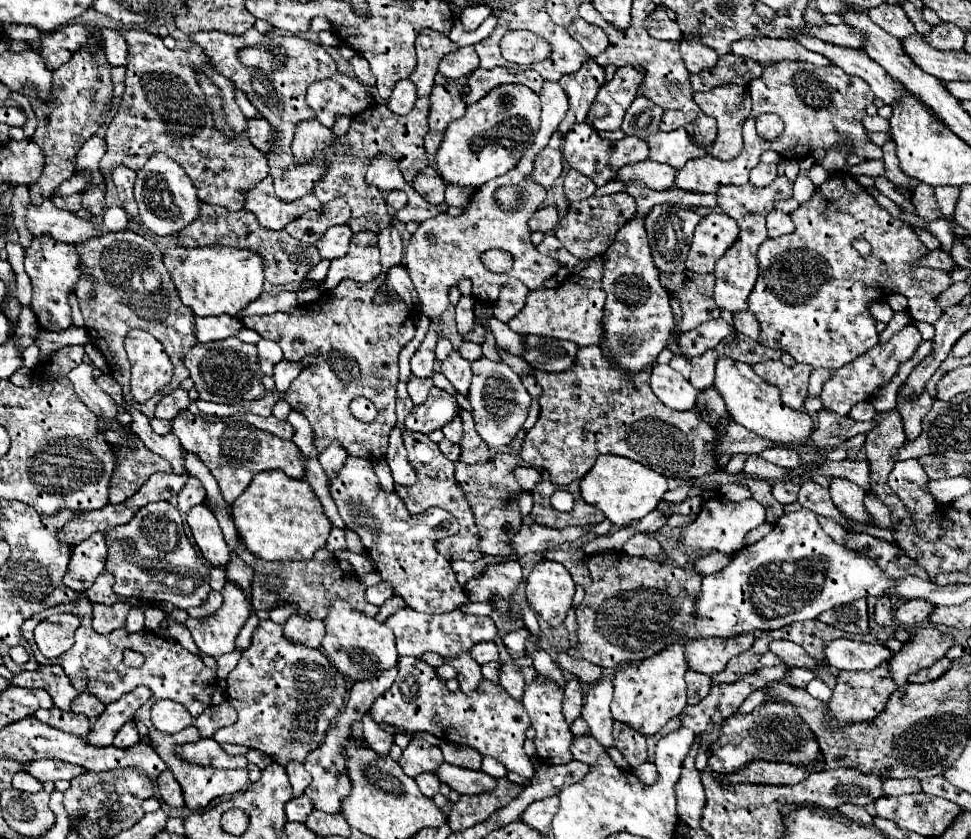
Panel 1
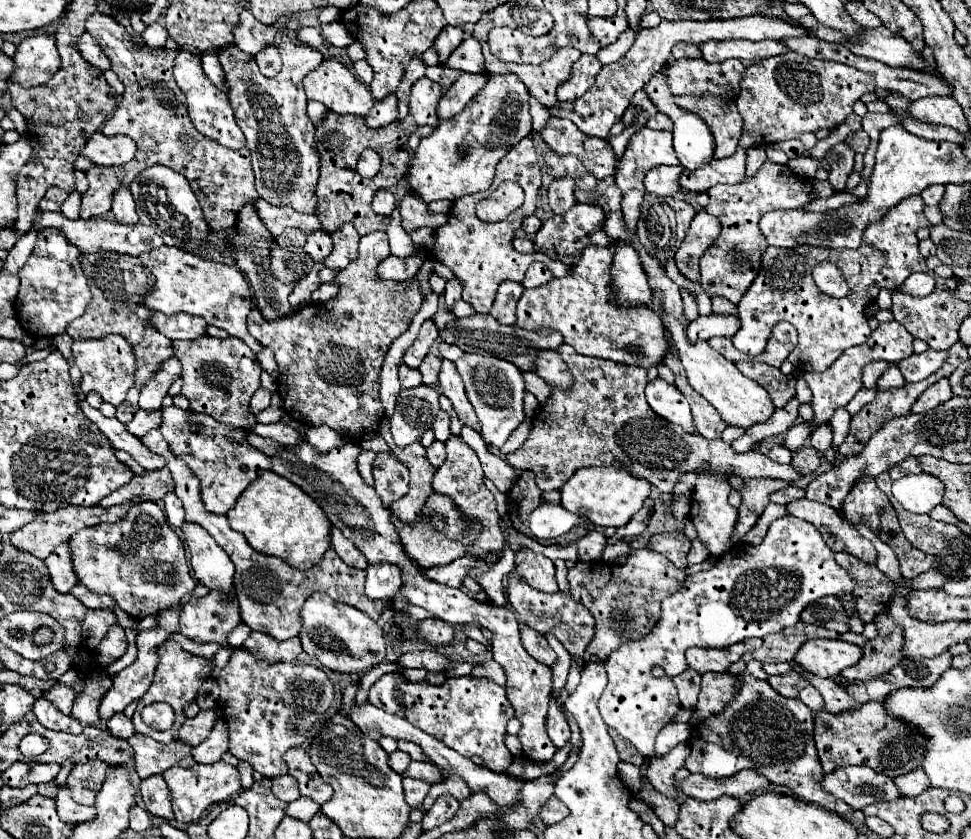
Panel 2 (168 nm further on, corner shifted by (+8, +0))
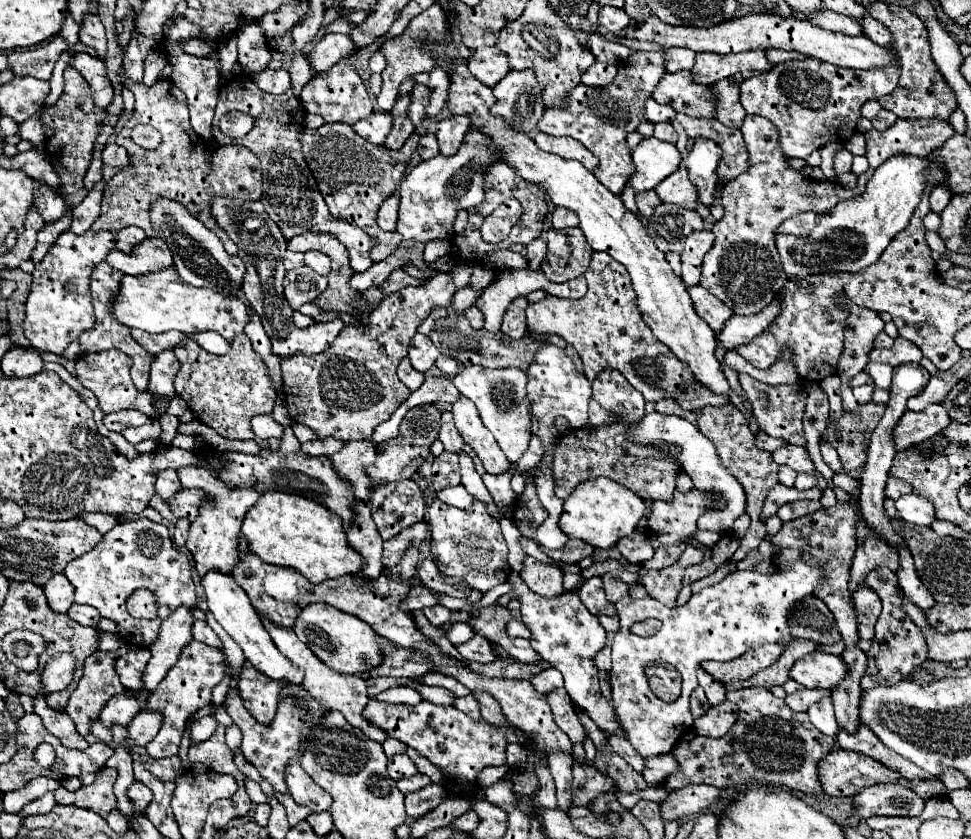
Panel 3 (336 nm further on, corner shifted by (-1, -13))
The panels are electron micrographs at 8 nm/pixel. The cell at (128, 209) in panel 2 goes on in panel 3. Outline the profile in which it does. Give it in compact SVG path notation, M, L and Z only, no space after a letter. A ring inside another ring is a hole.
M134 226L122 228L116 236L116 250L124 252L124 254L132 254L134 246L138 246L138 242L142 242L144 238L146 238L146 234L140 228L134 228Z

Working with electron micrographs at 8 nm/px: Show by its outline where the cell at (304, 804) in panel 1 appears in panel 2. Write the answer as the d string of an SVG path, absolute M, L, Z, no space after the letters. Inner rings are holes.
M299 797L299 799L295 799L295 801L291 801L291 803L287 805L285 815L293 817L293 819L299 819L299 821L309 821L319 809L321 809L321 807L319 807L315 801L311 801L311 799L307 799L307 797Z

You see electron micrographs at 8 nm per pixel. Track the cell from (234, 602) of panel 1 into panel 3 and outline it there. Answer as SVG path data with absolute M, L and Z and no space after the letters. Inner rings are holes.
M202 620L194 622L194 640L202 642L202 644L208 644L208 646L214 646L214 648L222 648L222 642L216 636L216 632Z

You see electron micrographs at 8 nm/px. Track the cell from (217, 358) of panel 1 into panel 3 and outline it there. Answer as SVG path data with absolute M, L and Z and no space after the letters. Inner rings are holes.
M238 334L232 340L230 350L224 356L216 356L198 346L190 336L182 346L174 346L180 360L180 370L174 380L176 394L186 400L194 416L206 426L214 428L224 438L254 440L250 420L258 414L270 414L276 400L276 390L262 362L260 354L254 352L246 334Z

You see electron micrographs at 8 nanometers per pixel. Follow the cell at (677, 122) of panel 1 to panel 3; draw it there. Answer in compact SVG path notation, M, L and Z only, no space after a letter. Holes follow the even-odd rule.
M656 124L656 126L654 126L654 138L664 140L664 142L670 142L670 144L676 144L678 134L676 134L676 130L672 128L672 124Z

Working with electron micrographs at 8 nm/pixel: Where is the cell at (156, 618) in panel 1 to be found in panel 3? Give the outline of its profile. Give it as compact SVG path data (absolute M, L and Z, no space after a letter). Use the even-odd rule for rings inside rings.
M72 604L66 614L68 614L72 620L76 620L78 624L82 624L82 626L92 626L92 628L96 628L96 624L100 622L98 610L90 608L90 606L84 606L84 604Z

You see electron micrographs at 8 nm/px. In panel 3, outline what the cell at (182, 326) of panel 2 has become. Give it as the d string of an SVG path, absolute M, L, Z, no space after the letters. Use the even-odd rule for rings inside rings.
M132 330L132 338L150 354L158 354L162 350L172 350L174 346L182 344L186 340L186 334L170 330L166 334L146 334L142 330Z

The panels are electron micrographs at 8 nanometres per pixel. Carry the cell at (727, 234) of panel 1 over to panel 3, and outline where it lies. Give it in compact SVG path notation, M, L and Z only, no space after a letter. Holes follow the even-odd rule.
M708 230L694 232L694 234L690 234L686 238L686 246L680 252L680 260L682 260L682 280L684 280L684 284L688 284L688 286L698 284L702 258L712 248L712 244L714 244L714 234L708 232Z

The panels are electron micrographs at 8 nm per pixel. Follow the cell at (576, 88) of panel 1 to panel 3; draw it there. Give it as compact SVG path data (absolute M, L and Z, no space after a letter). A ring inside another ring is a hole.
M596 62L594 66L590 66L590 70L586 70L586 74L582 74L582 84L586 84L586 86L606 86L614 80L616 72L618 72L616 66Z

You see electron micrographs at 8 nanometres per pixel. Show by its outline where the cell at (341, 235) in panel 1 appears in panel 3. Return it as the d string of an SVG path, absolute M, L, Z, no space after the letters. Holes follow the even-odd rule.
M306 252L304 254L304 264L310 266L314 272L328 276L330 274L330 258L320 254L320 252Z

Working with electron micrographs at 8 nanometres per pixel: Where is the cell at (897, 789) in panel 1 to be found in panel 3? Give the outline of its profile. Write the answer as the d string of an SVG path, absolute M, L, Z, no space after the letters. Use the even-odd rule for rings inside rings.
M916 780L916 782L912 782L912 790L918 794L918 796L922 796L922 798L938 798L938 796L942 796L942 794L946 794L946 786L940 782L940 780L926 780L926 782L920 782L920 780Z

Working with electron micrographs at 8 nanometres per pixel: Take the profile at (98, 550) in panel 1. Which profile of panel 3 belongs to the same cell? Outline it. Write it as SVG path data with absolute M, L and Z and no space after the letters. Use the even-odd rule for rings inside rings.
M56 574L52 576L46 586L44 586L44 594L48 600L48 606L54 612L68 612L68 608L74 604L74 588L70 586L70 582L64 578L64 574Z

